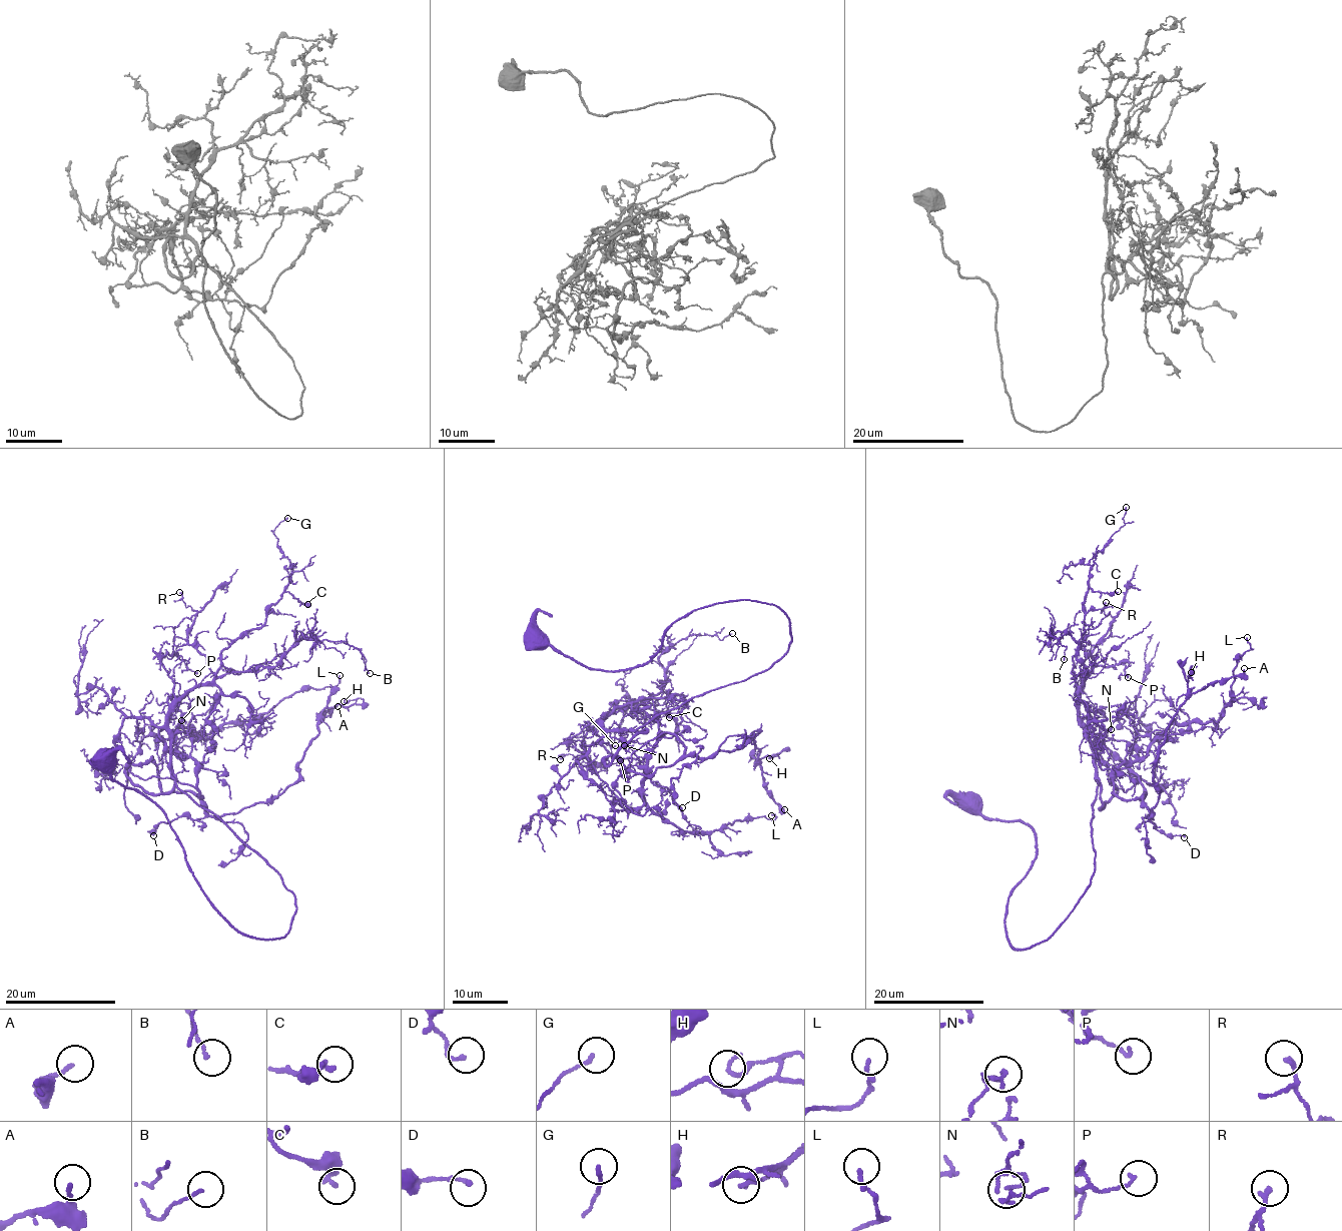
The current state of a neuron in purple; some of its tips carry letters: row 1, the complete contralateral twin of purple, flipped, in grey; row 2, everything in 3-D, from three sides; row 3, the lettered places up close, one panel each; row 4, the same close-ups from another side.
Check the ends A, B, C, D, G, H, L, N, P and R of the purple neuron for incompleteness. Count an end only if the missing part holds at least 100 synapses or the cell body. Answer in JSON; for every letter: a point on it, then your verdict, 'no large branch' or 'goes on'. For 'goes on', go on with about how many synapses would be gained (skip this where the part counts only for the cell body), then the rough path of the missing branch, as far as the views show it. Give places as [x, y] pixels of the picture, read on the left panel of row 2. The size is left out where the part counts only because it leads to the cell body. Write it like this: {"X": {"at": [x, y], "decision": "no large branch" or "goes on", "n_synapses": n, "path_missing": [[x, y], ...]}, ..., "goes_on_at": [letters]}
{"A": {"at": [338, 706], "decision": "no large branch"}, "B": {"at": [370, 673], "decision": "no large branch"}, "C": {"at": [307, 604], "decision": "no large branch"}, "D": {"at": [153, 835], "decision": "no large branch"}, "G": {"at": [287, 518], "decision": "no large branch"}, "H": {"at": [344, 701], "decision": "no large branch"}, "L": {"at": [340, 675], "decision": "no large branch"}, "N": {"at": [181, 720], "decision": "no large branch"}, "P": {"at": [197, 673], "decision": "no large branch"}, "R": {"at": [179, 592], "decision": "no large branch"}, "goes_on_at": []}

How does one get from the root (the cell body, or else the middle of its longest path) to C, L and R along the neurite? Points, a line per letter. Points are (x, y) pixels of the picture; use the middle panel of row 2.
C: (533, 637), (621, 671), (699, 608), (785, 612), (764, 670), (638, 729), (599, 724), (631, 699), (669, 717)
L: (533, 637), (621, 671), (694, 610), (780, 607), (791, 639), (771, 665), (596, 729), (685, 831), (771, 815)
R: (533, 637), (621, 671), (699, 608), (788, 619), (764, 670), (602, 729), (617, 707), (560, 759)

